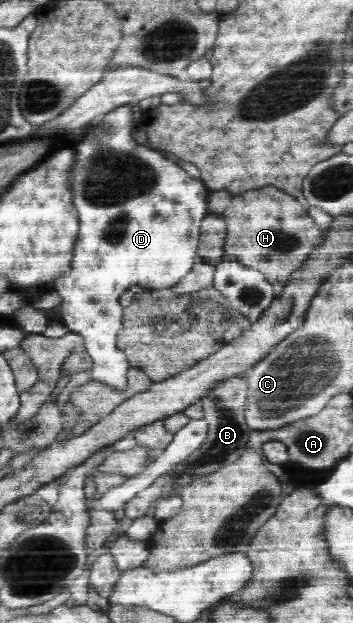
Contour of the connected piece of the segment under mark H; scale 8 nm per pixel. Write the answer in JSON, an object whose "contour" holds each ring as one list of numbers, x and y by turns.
{"contour":[[273,185,234,196,222,218,227,229,226,258,260,270,273,285,276,295,289,280,289,274,307,258,311,248,321,242,322,229,306,212,306,207,298,198]]}

